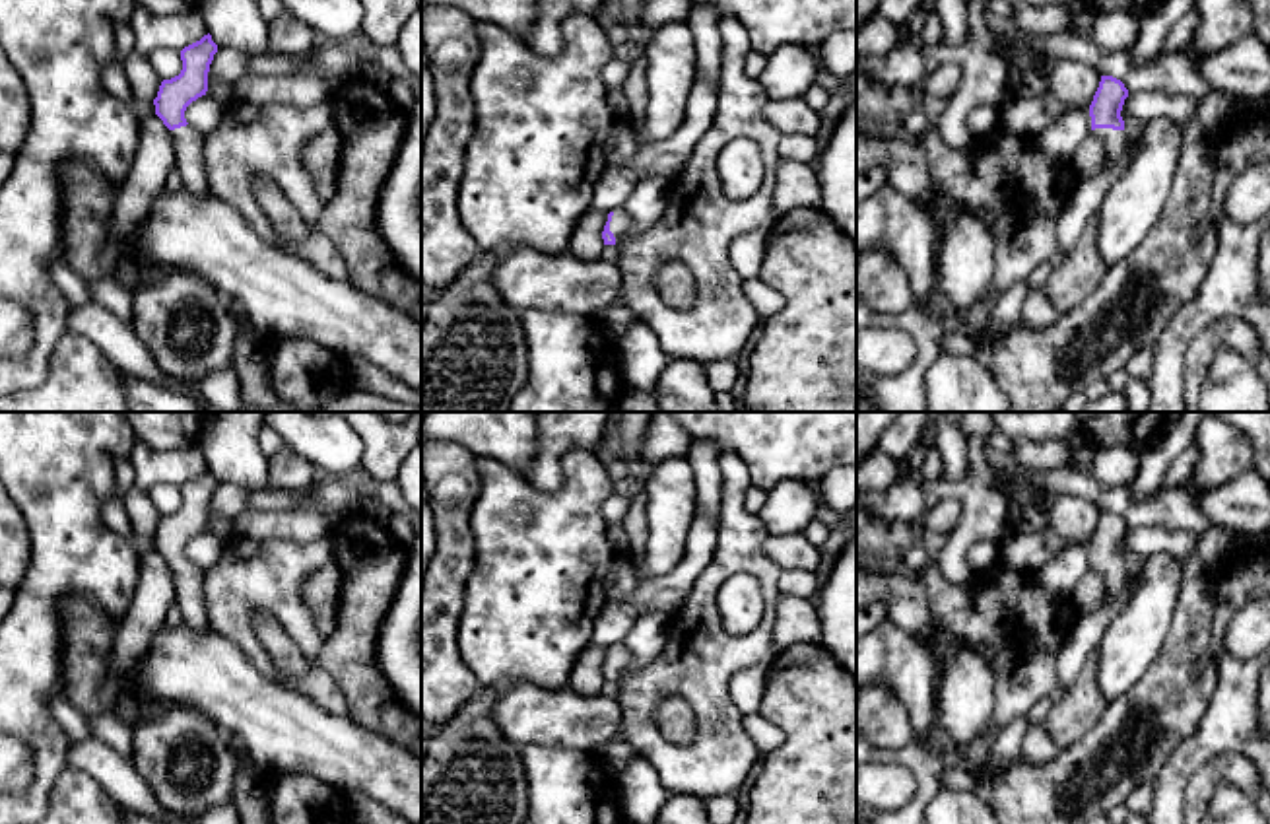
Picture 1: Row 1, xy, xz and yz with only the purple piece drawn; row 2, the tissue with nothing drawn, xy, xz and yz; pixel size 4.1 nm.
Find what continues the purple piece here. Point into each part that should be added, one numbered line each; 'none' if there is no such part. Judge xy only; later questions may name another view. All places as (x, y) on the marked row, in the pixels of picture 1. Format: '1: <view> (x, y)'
1: xy (187, 140)

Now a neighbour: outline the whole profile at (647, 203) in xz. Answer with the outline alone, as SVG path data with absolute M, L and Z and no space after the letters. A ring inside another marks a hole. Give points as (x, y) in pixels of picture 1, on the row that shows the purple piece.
M647 177L643 179L631 196L621 206L621 212L633 220L631 229L621 241L629 241L645 233L666 210L666 194L670 190L670 179Z

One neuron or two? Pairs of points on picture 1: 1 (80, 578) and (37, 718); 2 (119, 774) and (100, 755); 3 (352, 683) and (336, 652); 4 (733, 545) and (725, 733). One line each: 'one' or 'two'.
1: one
2: one
3: one
4: one

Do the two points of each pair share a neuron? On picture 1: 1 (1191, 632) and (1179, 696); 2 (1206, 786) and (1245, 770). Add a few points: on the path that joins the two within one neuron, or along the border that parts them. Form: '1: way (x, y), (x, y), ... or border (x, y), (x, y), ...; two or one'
1: way (1187, 648), (1181, 681); one
2: way (1216, 776), (1222, 770), (1236, 770); one

